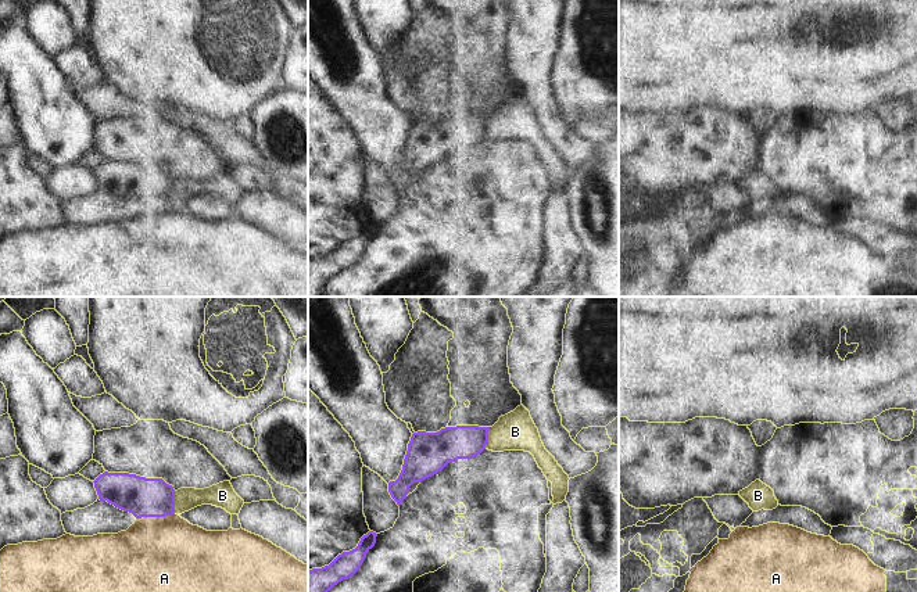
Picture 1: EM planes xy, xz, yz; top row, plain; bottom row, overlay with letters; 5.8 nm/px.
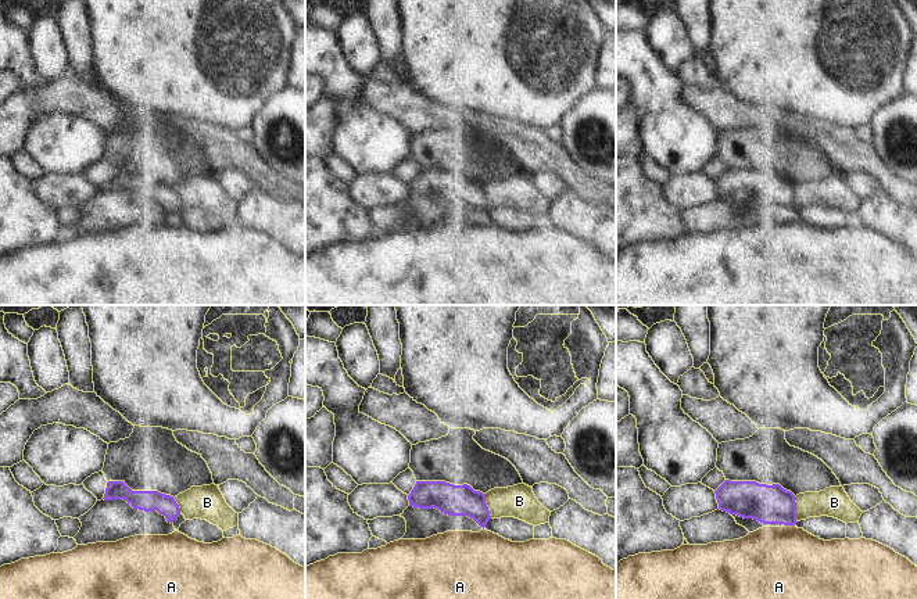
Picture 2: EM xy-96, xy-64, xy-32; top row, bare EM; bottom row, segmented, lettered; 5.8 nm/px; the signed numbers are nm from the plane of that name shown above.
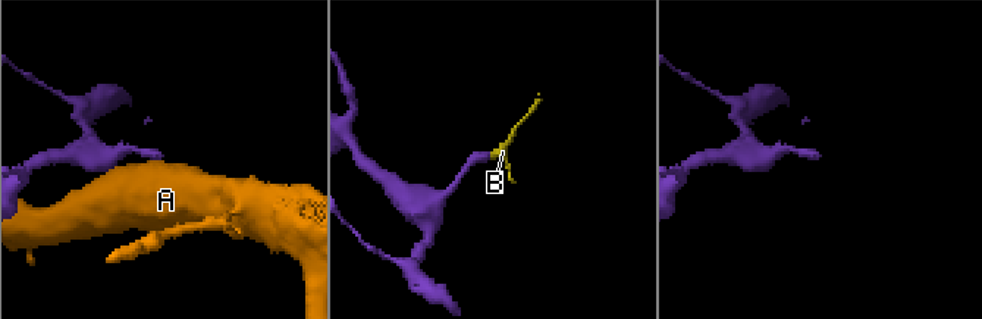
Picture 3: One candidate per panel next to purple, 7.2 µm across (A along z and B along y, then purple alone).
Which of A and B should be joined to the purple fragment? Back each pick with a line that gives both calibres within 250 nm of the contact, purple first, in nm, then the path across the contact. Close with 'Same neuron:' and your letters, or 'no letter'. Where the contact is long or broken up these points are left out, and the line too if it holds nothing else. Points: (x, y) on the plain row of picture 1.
Same neuron: no letter

